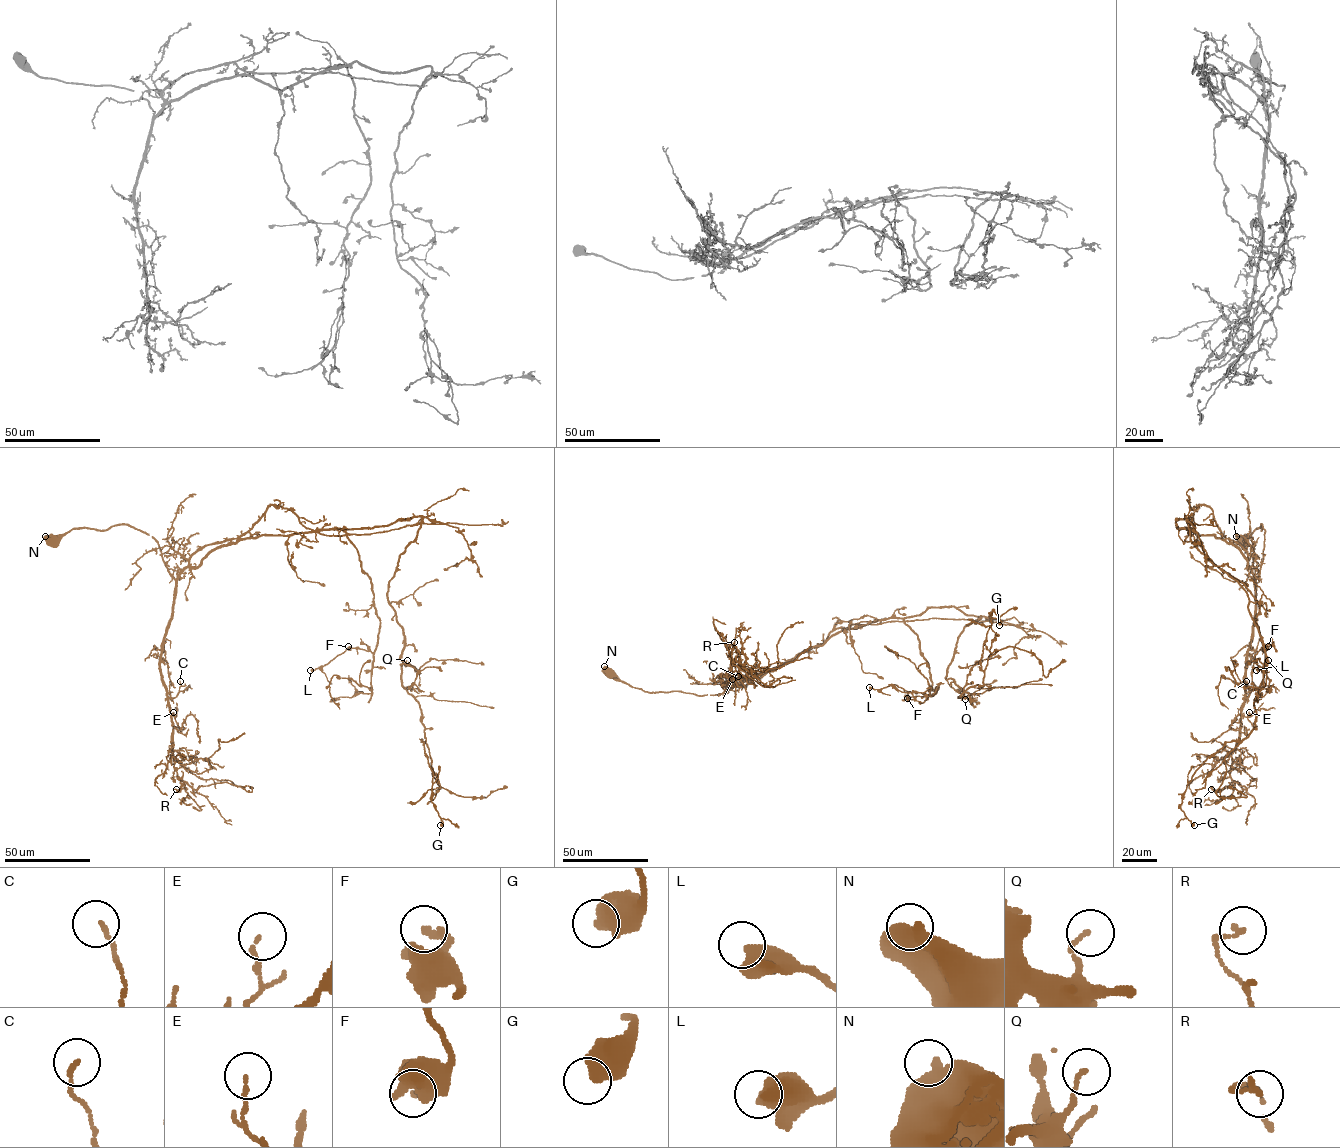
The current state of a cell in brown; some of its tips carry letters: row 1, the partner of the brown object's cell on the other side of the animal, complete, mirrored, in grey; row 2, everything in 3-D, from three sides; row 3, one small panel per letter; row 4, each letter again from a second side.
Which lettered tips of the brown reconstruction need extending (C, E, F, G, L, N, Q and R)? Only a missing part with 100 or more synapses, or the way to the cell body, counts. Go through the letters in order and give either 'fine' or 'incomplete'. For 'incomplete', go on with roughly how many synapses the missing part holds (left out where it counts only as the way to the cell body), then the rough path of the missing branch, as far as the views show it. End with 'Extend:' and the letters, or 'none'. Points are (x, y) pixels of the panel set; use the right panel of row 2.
C: fine
E: fine
F: fine
G: fine
L: fine
N: fine
Q: fine
R: fine
Extend: none

